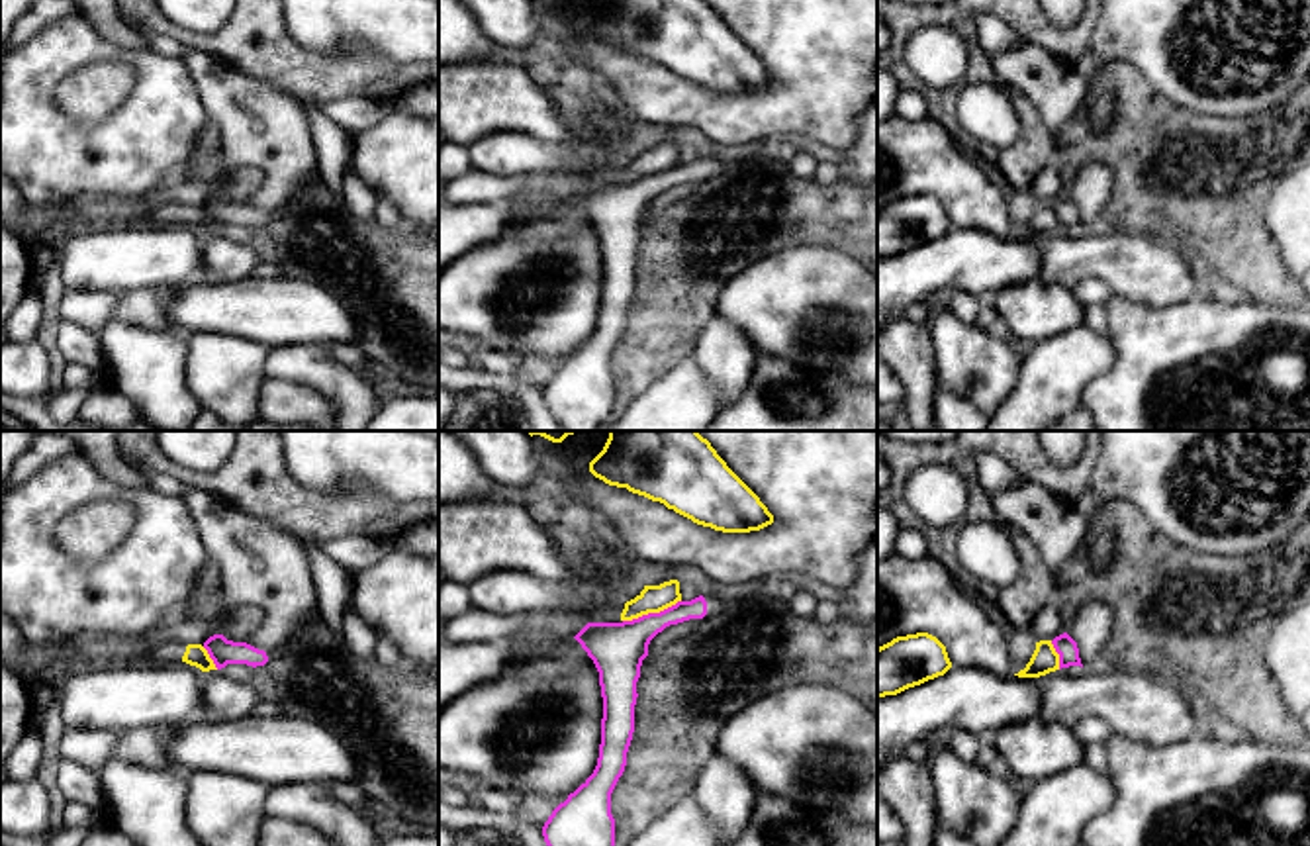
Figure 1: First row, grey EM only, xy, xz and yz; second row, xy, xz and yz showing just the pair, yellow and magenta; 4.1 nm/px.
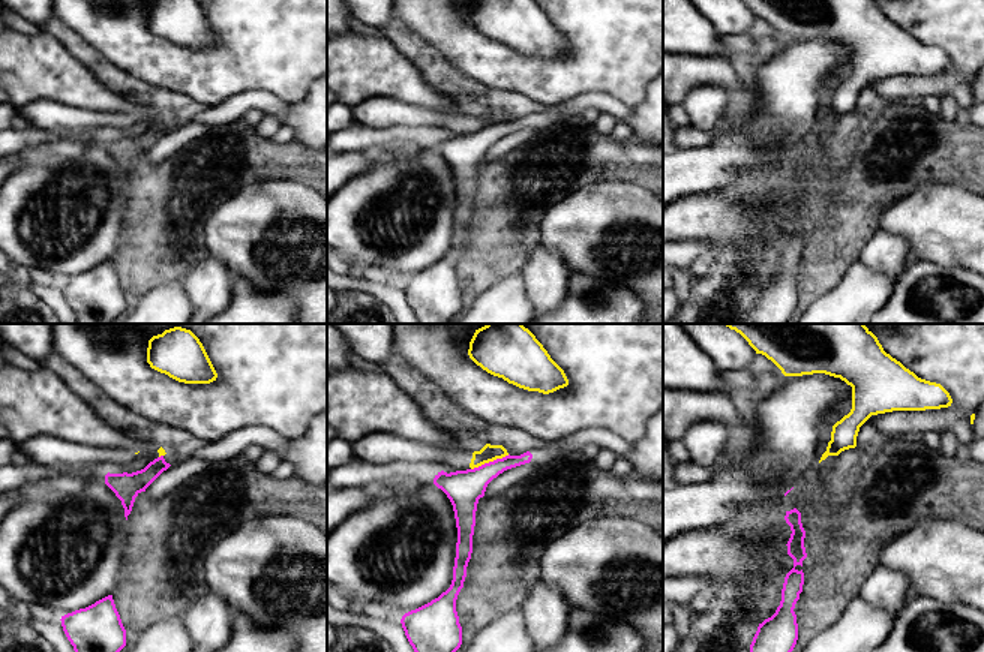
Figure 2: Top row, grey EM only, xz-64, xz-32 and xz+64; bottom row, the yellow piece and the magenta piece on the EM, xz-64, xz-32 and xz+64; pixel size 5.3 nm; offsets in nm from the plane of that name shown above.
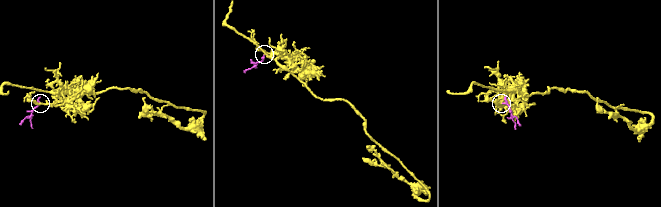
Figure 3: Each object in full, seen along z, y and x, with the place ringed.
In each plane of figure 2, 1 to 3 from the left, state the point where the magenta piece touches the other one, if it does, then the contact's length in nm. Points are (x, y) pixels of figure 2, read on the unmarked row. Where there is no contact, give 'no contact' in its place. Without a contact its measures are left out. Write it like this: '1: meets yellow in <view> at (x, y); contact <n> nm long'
1: meets yellow in xz-64 at (161, 119); contact 30 nm long
2: meets yellow in xz-32 at (489, 125); contact 220 nm long
3: no contact

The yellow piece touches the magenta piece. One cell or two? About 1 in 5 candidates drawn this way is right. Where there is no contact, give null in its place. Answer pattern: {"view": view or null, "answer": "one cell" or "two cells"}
{"view": "xz", "answer": "two cells"}

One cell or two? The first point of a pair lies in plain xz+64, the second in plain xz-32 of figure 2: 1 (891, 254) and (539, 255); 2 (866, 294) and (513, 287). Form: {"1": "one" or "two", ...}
{"1": "one", "2": "one"}

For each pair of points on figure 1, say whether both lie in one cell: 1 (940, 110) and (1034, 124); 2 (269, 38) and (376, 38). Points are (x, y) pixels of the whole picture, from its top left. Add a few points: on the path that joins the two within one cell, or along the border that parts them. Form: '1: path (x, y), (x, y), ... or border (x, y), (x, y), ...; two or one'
1: path (962, 136), (989, 153), (1013, 153), (1017, 149); one
2: border (282, 20), (286, 30), (306, 47), (337, 53); two

